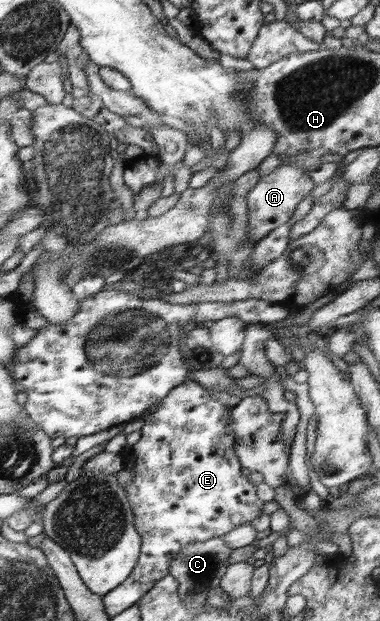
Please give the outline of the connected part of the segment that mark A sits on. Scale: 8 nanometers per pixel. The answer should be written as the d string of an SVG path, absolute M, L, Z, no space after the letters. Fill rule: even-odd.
M301 163L282 165L274 171L262 176L258 183L246 194L248 206L248 240L256 243L266 237L276 226L286 223L296 211L296 205L307 196L310 196L314 181L308 172L302 170Z

